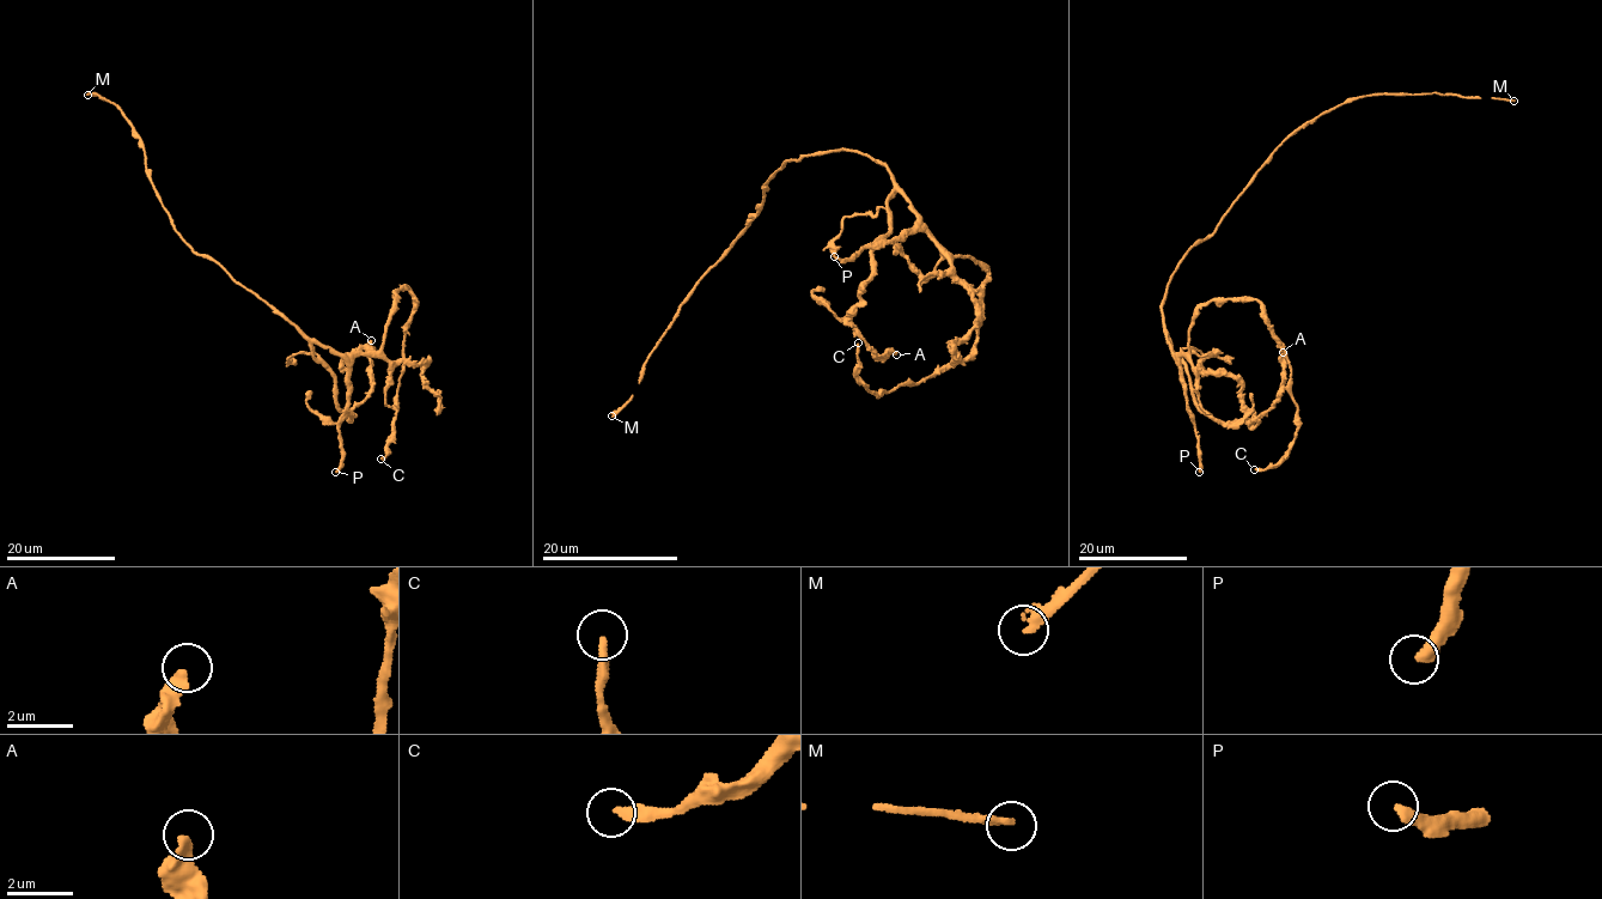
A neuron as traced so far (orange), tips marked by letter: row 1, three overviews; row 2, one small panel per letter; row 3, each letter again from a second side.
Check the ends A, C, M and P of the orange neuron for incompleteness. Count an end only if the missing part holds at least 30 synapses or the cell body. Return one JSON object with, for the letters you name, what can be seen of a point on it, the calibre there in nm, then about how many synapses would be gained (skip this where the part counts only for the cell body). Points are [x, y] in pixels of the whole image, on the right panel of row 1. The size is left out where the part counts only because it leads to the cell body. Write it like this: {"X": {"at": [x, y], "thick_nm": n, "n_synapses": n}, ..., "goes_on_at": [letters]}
{"M": {"at": [1514, 101], "thick_nm": 280, "n_synapses": 160}, "goes_on_at": ["M"]}

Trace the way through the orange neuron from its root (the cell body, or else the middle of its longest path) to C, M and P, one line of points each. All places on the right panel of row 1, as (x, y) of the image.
C: (1168, 286), (1174, 353), (1188, 351), (1195, 310), (1224, 298), (1255, 299), (1285, 351), (1297, 435), (1254, 469)
M: (1168, 286), (1188, 249), (1213, 234), (1274, 150), (1322, 114), (1357, 97), (1384, 93), (1439, 92), (1514, 101)
P: (1168, 286), (1159, 309), (1194, 423), (1199, 472)

